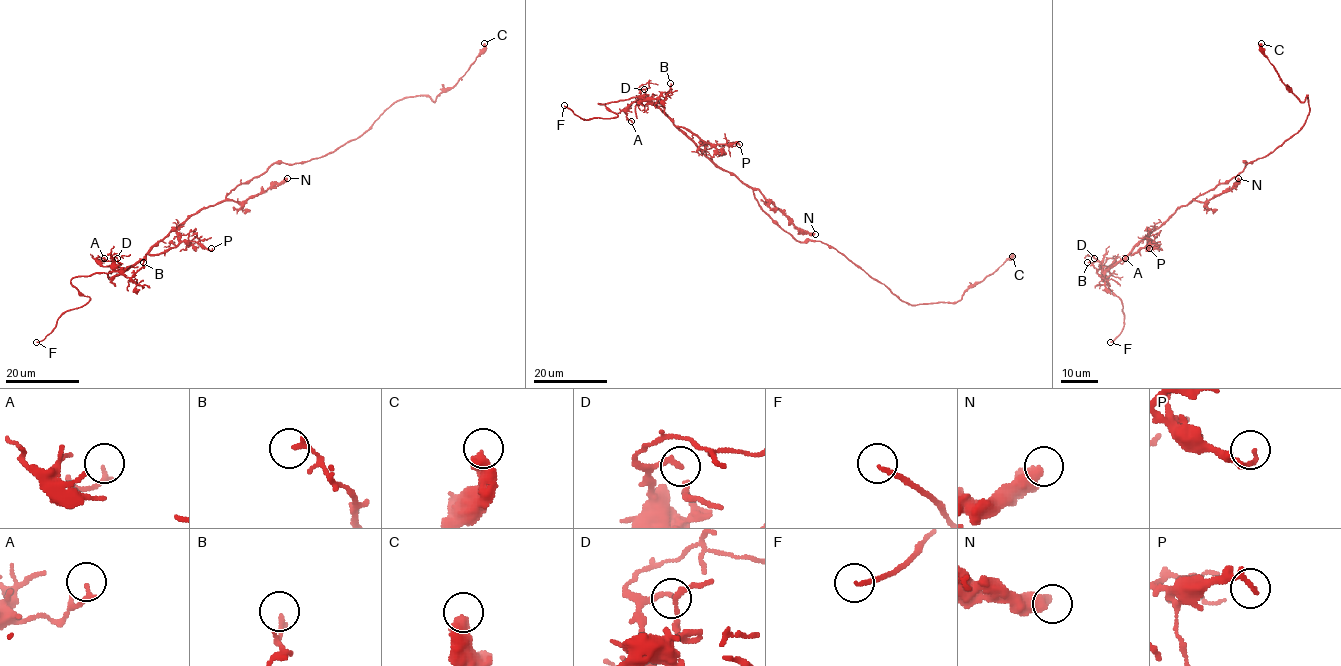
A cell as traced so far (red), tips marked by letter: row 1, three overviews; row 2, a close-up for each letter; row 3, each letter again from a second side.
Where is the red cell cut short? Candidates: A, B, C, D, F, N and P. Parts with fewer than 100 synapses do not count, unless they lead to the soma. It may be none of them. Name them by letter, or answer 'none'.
F

